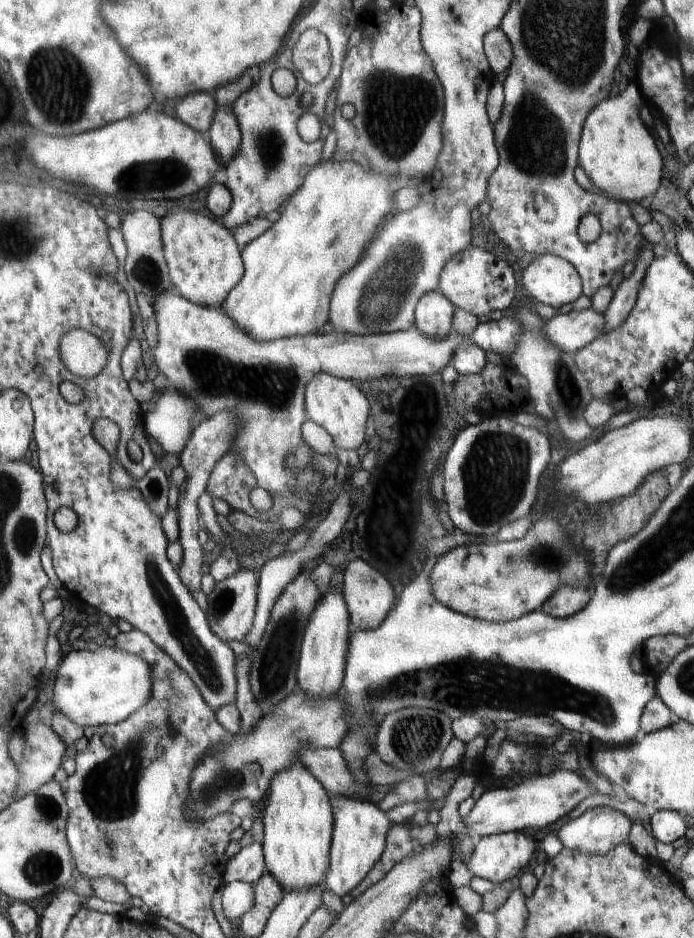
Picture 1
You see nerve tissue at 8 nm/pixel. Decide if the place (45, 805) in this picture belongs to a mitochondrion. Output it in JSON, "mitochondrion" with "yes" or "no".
{"mitochondrion":"yes"}

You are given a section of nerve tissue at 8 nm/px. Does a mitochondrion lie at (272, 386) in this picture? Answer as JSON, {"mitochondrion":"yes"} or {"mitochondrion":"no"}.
{"mitochondrion":"yes"}

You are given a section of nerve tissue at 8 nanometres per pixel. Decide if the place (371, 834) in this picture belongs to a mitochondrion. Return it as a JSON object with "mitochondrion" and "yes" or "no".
{"mitochondrion":"yes"}

